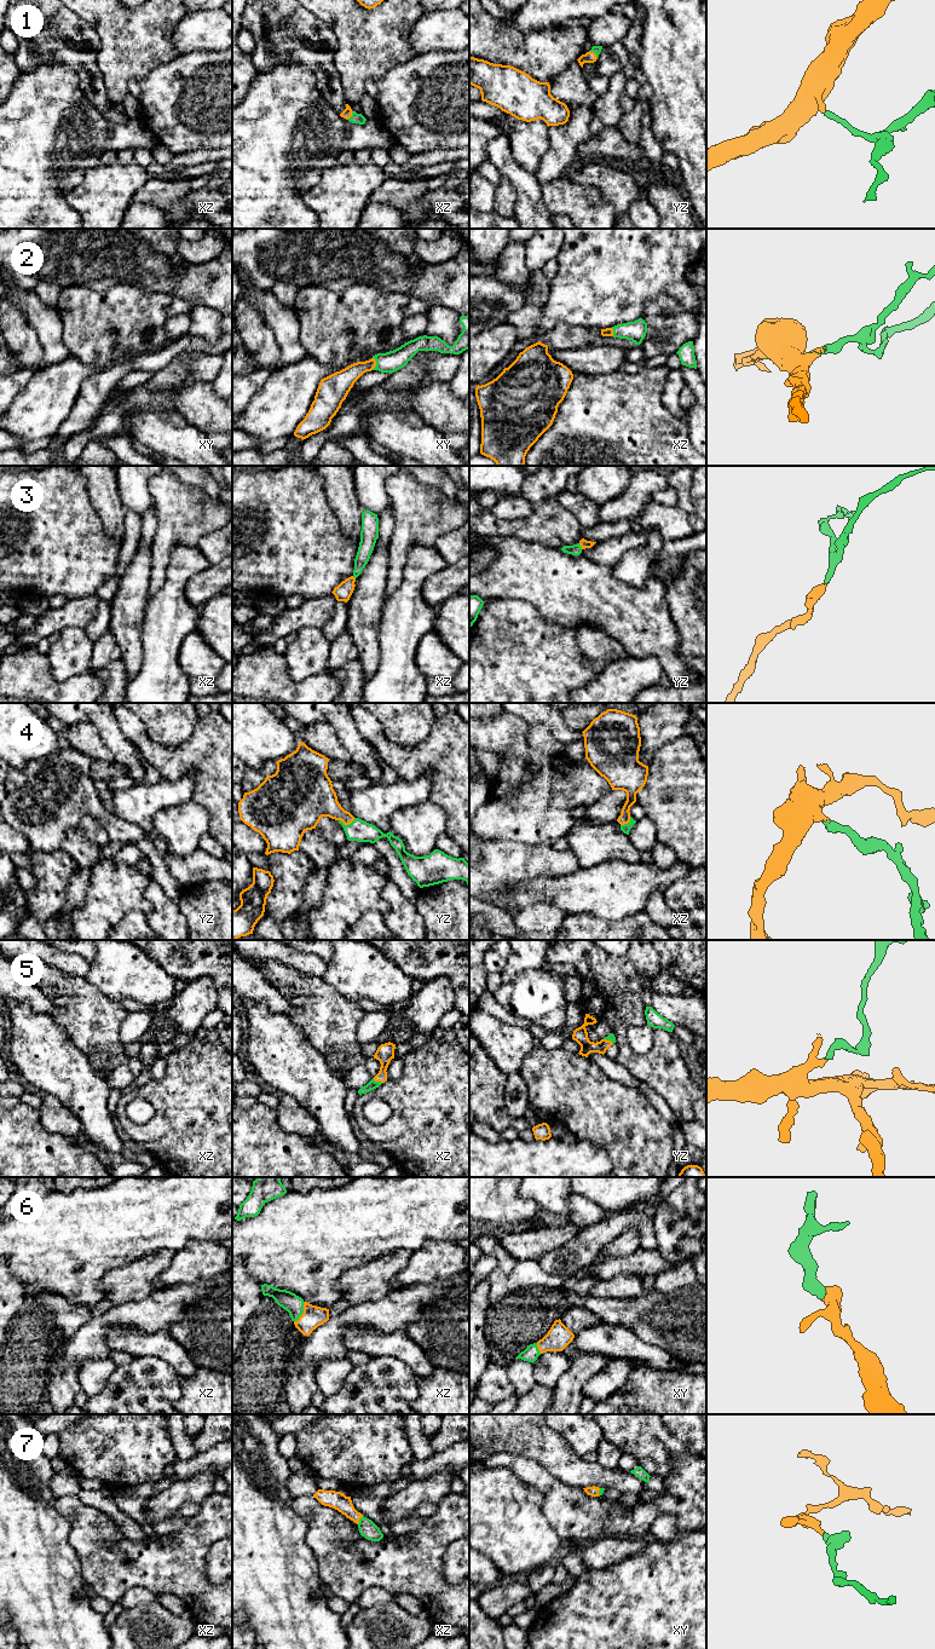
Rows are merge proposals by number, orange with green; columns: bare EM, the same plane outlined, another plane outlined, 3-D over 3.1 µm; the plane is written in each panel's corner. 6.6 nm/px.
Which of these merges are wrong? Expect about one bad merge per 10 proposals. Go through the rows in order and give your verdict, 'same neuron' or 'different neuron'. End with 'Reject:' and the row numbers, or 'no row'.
1: same neuron
2: same neuron
3: same neuron
4: same neuron
5: same neuron
6: same neuron
7: same neuron
Reject: no row

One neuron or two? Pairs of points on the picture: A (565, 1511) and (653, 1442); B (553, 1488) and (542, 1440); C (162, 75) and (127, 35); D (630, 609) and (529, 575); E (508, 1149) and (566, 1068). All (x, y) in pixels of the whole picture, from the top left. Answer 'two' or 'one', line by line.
A: two
B: two
C: two
D: one
E: two

